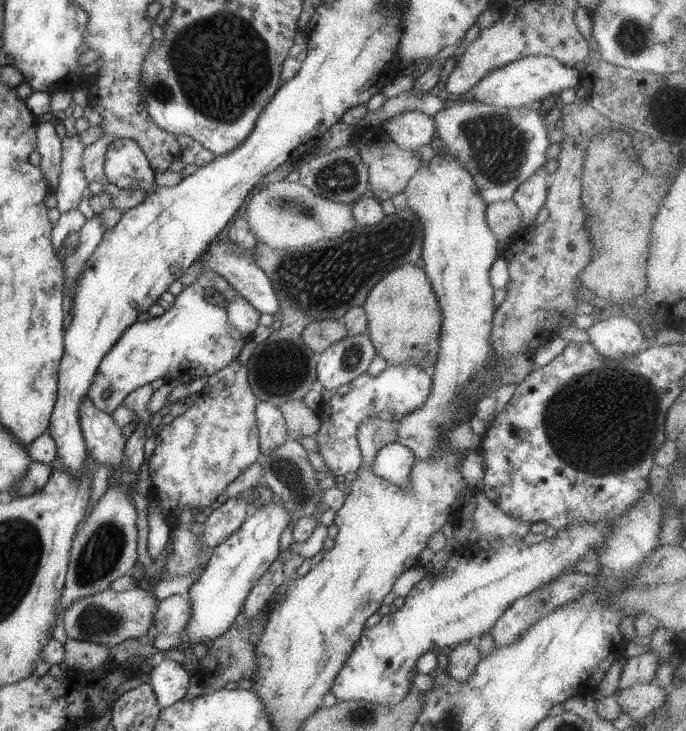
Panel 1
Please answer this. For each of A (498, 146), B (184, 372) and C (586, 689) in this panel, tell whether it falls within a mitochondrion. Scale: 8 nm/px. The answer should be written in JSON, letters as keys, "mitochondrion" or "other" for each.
{"A":"mitochondrion","B":"other","C":"other"}

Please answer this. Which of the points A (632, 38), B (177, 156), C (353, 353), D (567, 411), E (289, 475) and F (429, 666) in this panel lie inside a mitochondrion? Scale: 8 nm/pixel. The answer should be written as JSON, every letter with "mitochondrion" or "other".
{"A":"mitochondrion","B":"other","C":"mitochondrion","D":"mitochondrion","E":"mitochondrion","F":"other"}

